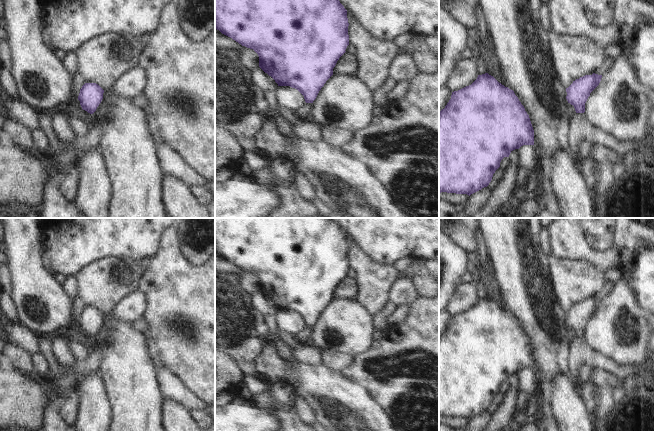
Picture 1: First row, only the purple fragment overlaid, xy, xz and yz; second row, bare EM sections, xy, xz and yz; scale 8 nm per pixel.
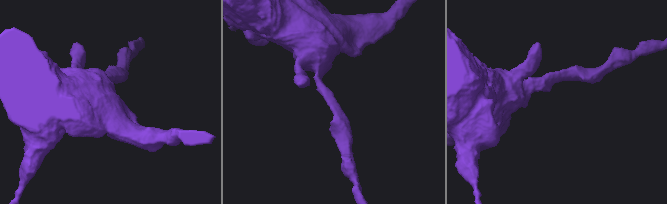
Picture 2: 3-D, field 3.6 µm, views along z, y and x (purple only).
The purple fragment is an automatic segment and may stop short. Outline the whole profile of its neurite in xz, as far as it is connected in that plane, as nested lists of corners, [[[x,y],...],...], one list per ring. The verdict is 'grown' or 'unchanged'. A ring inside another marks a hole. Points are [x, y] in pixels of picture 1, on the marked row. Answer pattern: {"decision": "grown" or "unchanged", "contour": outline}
{"decision": "unchanged", "contour": [[[215,0],[215,28],[232,38],[242,46],[253,49],[259,56],[259,67],[271,76],[278,86],[290,86],[297,89],[306,103],[313,103],[326,81],[333,75],[339,58],[349,45],[347,10],[339,0]]]}

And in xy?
{"decision": "unchanged", "contour": [[[85,83],[80,89],[78,100],[83,110],[93,114],[103,99],[104,90],[96,83]]]}

